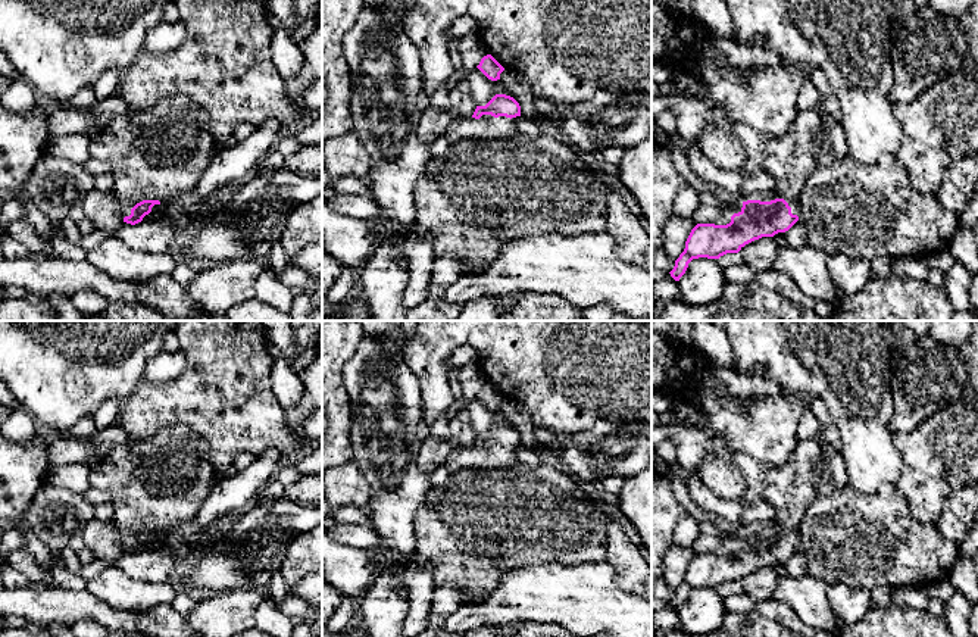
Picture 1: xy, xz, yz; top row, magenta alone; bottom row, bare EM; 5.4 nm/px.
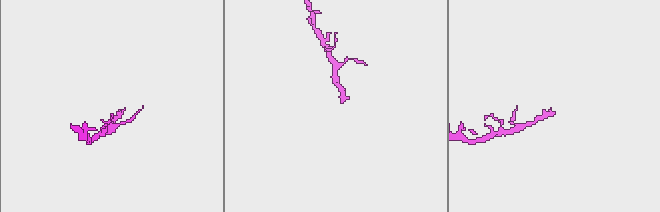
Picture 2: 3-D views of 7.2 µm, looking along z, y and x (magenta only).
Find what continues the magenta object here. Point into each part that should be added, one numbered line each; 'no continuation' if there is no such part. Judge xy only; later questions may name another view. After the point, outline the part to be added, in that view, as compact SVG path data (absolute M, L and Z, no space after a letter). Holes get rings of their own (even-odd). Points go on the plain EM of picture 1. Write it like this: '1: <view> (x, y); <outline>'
1: xy (162, 481); M174 425L137 446L115 446L103 458L88 463L90 485L109 494L124 547L143 530L165 534L197 515L216 483L207 453L209 446L199 434L185 425Z

